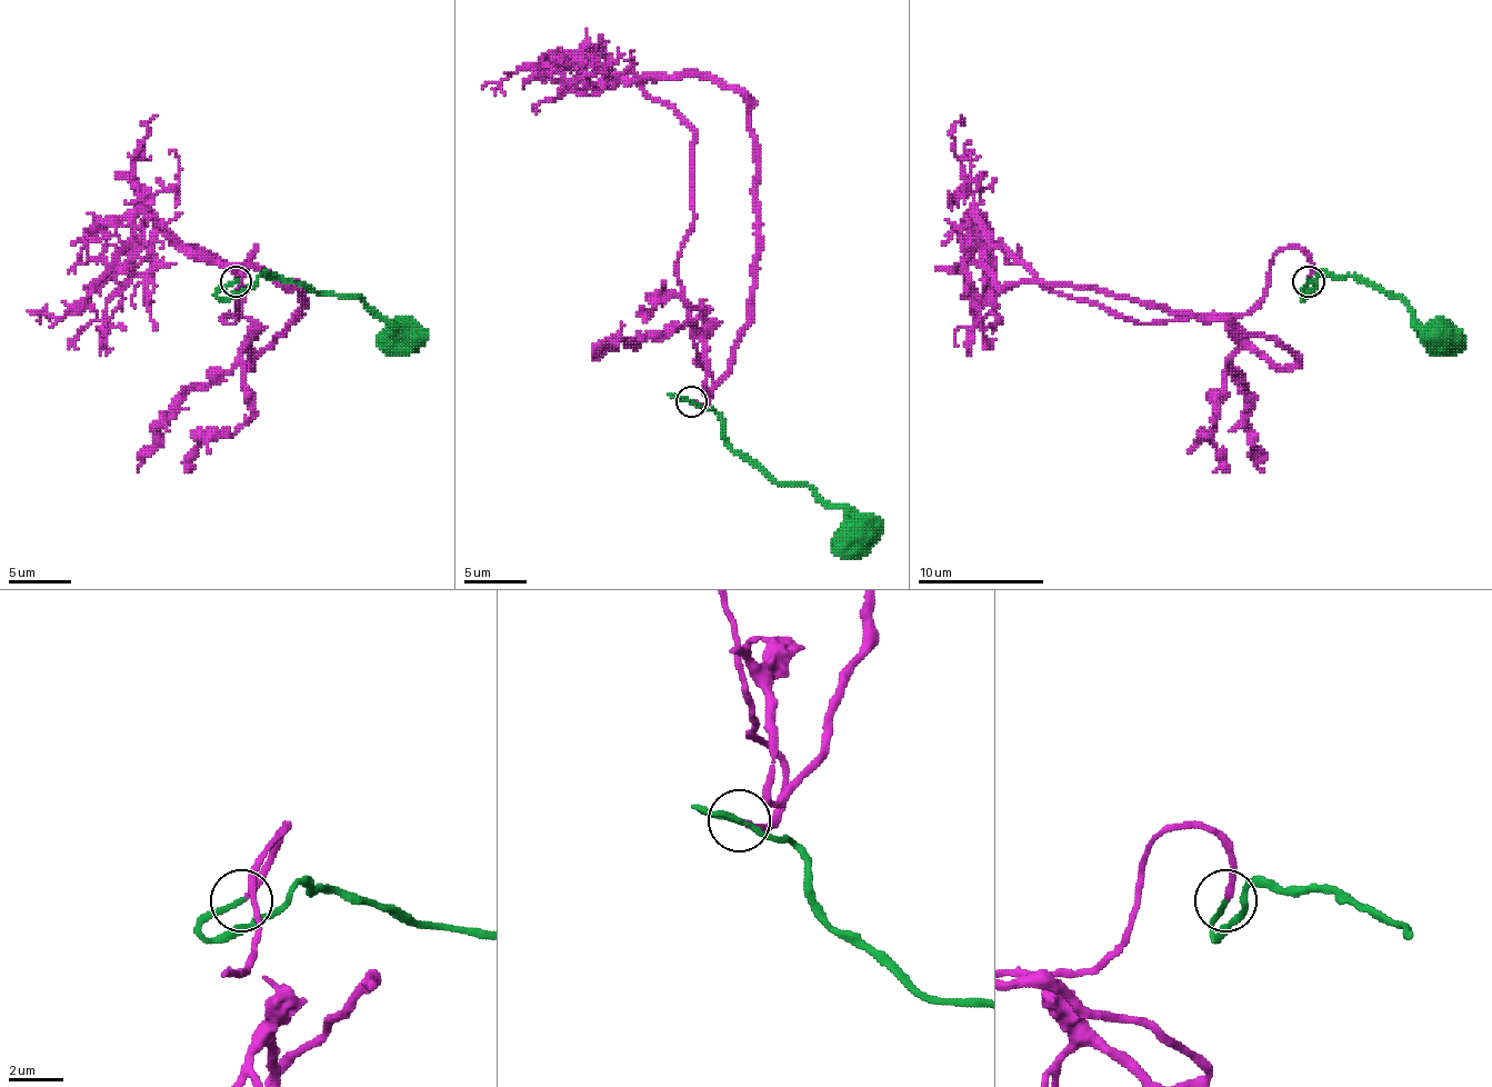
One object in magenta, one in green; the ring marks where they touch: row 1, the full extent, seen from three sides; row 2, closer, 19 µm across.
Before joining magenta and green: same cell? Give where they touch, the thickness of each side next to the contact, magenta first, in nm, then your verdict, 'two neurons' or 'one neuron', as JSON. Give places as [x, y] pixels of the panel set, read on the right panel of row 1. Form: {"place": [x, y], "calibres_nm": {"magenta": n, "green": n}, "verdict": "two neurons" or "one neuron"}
{"place": [1308, 281], "calibres_nm": {"magenta": 200, "green": 180}, "verdict": "one neuron"}

